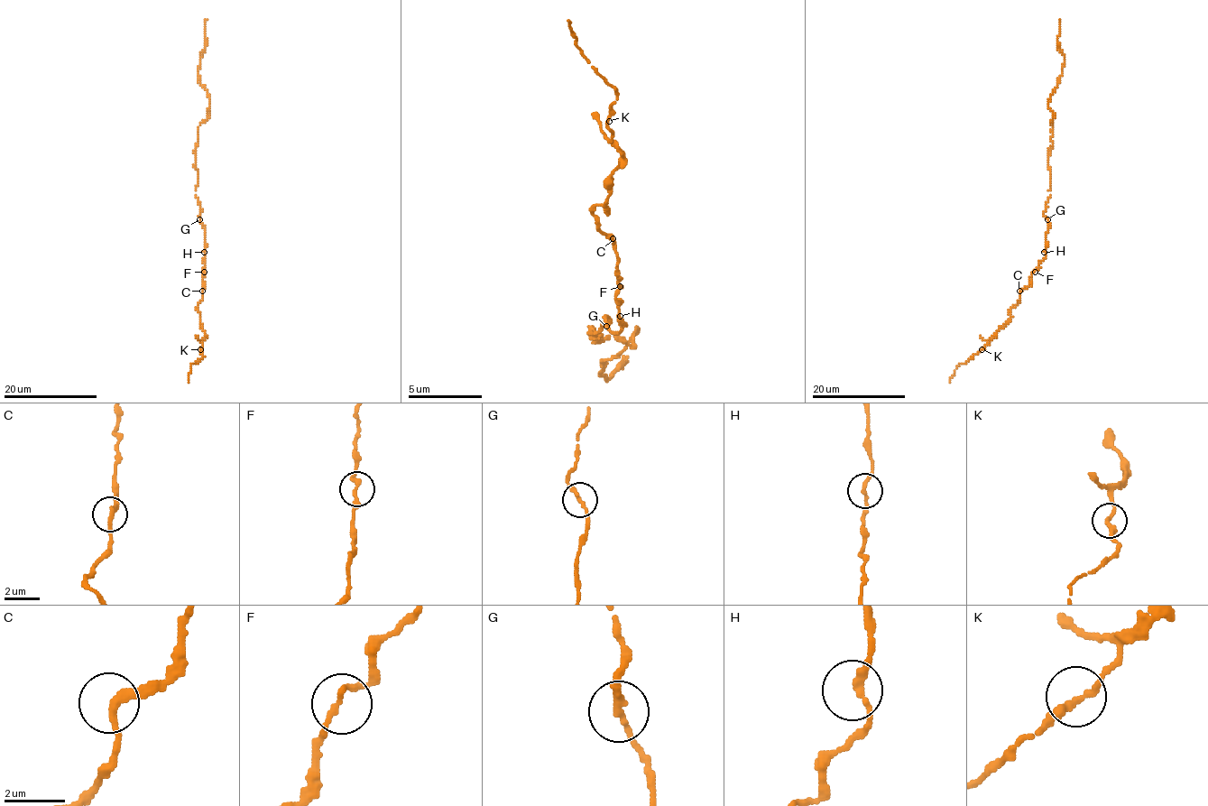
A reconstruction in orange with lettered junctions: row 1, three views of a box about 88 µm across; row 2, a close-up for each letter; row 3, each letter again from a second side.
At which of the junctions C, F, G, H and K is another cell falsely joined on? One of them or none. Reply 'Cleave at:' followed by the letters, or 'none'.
Cleave at: none

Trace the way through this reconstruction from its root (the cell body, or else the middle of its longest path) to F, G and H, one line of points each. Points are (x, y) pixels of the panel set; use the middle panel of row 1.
F: (605, 316), (613, 330), (627, 323), (620, 323), (620, 286)
G: (605, 316), (605, 327)
H: (605, 316), (605, 323), (613, 330), (620, 330), (623, 323), (627, 323), (620, 316)

